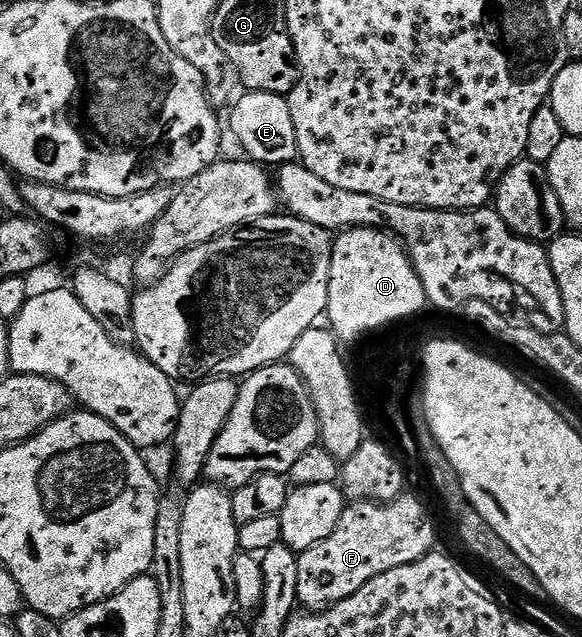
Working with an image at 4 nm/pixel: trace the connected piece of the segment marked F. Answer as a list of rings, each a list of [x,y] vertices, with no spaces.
[[[403,493],[389,503],[350,502],[331,537],[323,537],[319,545],[311,545],[311,549],[298,554],[297,602],[306,612],[326,611],[339,601],[347,601],[351,593],[359,593],[379,573],[399,569],[399,565],[411,565],[434,550],[437,535],[429,511],[409,494]]]

